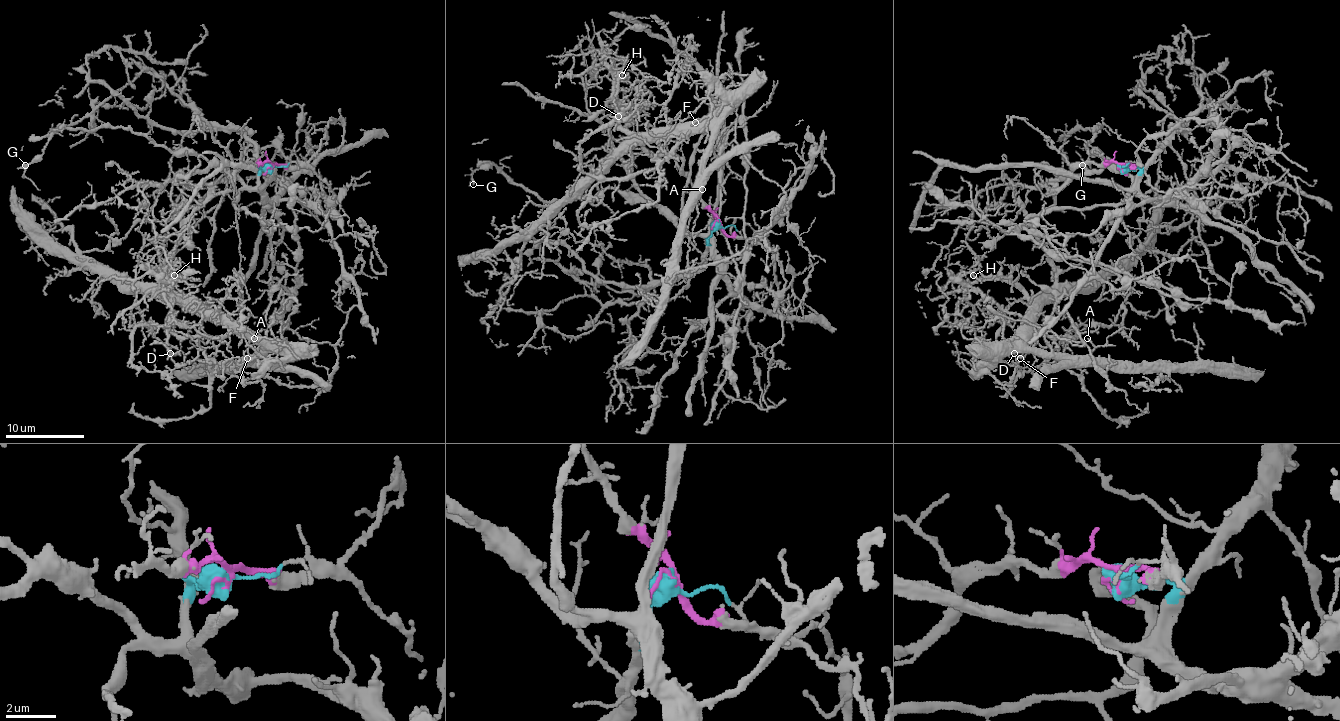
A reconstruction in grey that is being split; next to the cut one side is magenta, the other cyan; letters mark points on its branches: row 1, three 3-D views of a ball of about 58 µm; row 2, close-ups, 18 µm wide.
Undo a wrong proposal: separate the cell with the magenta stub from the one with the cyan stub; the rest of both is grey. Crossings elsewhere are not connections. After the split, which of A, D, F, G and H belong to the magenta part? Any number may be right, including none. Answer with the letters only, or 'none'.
A, D, F, H

